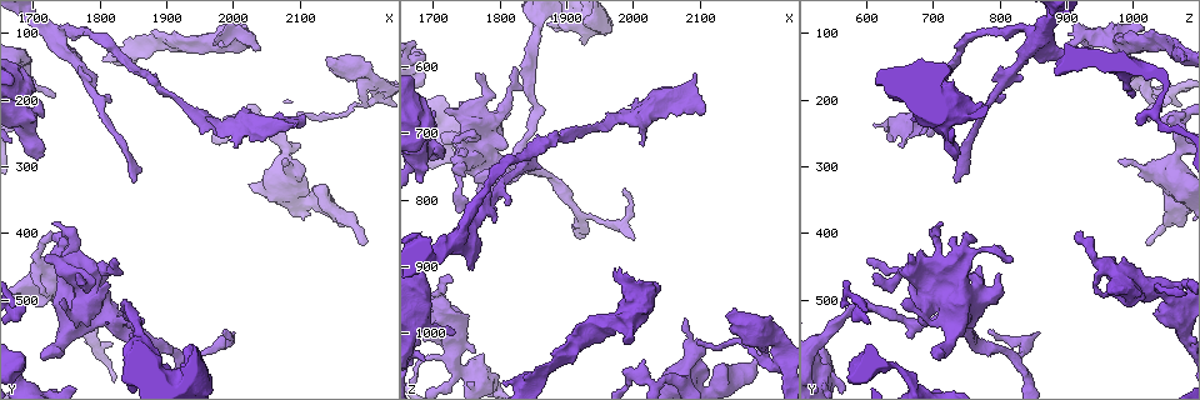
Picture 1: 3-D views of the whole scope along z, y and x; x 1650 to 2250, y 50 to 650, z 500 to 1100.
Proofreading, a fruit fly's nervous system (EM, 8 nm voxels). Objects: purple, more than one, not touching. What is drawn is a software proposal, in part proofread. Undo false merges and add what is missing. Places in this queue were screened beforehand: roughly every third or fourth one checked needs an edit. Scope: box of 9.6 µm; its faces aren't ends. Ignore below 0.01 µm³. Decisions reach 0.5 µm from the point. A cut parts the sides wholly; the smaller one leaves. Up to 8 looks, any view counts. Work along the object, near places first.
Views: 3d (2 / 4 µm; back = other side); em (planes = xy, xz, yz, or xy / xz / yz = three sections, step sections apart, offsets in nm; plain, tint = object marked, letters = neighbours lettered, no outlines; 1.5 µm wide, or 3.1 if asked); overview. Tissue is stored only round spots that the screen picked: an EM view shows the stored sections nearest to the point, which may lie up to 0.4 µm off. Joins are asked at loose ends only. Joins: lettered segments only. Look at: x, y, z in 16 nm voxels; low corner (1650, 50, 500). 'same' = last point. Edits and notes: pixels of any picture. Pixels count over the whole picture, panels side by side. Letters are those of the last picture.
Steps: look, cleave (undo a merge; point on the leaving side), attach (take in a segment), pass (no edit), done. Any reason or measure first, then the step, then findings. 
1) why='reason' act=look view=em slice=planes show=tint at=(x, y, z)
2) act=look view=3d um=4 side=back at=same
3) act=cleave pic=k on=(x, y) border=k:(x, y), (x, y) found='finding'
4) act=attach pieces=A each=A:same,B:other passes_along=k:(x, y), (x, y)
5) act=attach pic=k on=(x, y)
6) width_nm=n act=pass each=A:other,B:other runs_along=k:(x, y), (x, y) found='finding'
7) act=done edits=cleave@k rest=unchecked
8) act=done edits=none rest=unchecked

why='sudden change in width' act=look view=3d um=4 at=(1875, 115, 1055)

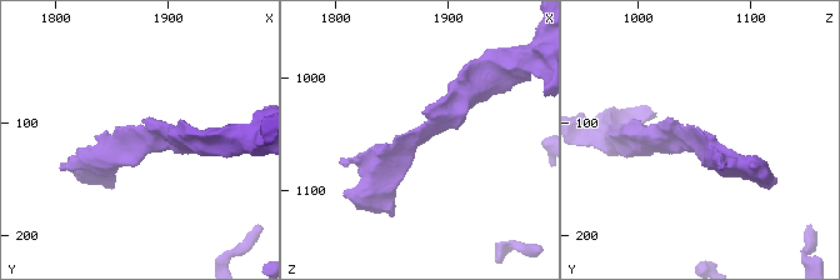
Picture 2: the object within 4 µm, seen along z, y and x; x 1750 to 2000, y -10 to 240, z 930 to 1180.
arm_widths_nm=280,340 act=look view=em slice=planes show=letters at=(1872, 114, 1052)

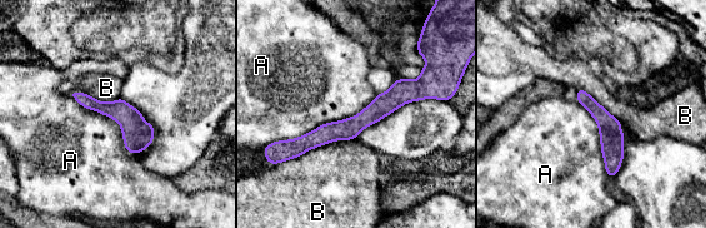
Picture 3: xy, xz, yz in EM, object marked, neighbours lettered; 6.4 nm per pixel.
act=pass each=A:other,B:other border=3:(377, 94), (354, 115), (273, 143) found='one neuron here'

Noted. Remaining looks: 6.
why='long arm stops here' act=look view=3d um=2 at=(2200, 420, 1025)

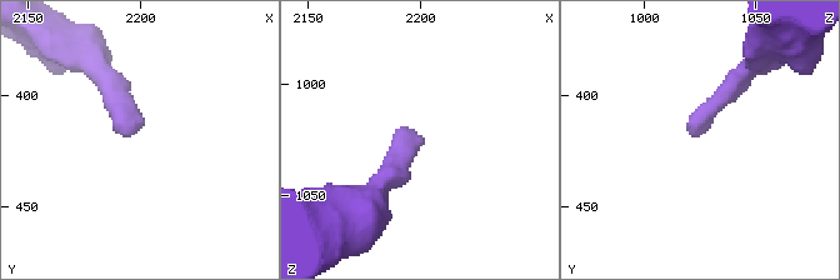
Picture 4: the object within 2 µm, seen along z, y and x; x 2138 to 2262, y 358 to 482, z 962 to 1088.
why='shape alone is not enough' act=look view=em slice=xy step=4 show=tint at=(2197, 418, 1023)

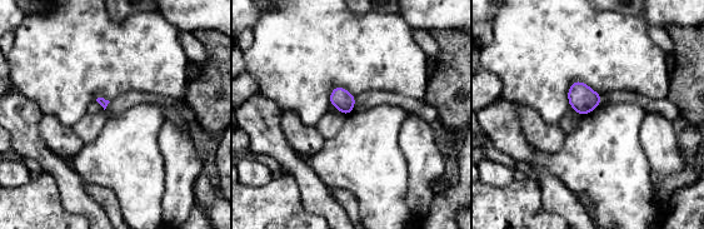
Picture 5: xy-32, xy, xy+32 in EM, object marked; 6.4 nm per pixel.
act=look view=em slice=planes show=letters at=same

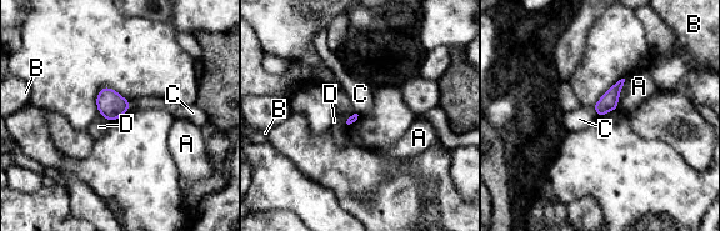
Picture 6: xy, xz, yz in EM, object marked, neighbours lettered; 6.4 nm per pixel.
act=pass each=A:other,B:other,C:other,D:other found='no lettered segment goes on from it'

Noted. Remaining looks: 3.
why='an open end' act=look view=3d um=2 at=(1985, 90, 1015)

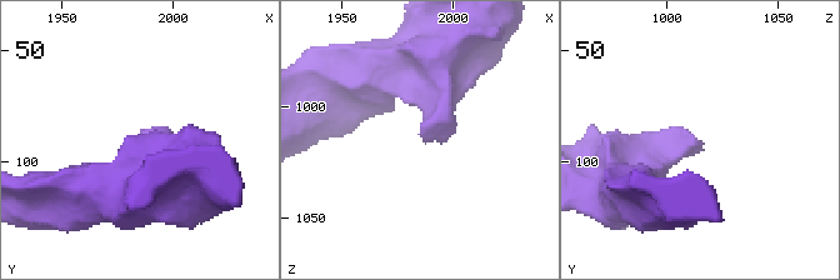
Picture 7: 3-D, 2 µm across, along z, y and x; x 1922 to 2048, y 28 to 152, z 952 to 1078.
act=look view=em slice=planes show=plain at=(1988, 94, 1014)

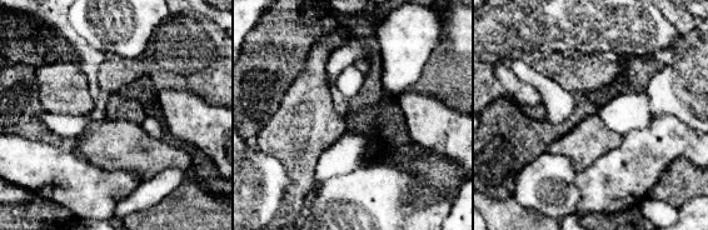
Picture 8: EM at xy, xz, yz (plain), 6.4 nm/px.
act=look view=em slice=planes show=letters at=same

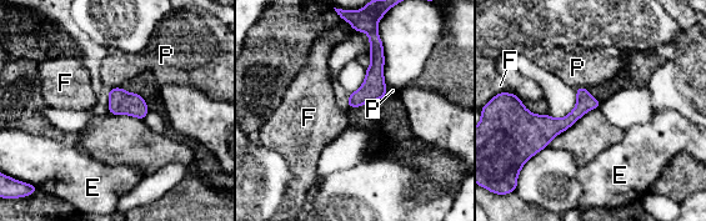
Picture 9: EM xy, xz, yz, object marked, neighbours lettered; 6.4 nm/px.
act=pass each=E:other,F:other,P:other runs_along=9:(374, 39), (374, 81), (351, 104) found='no lettered segment goes on from it'

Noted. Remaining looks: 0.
act=done edits=none rest=unchecked

